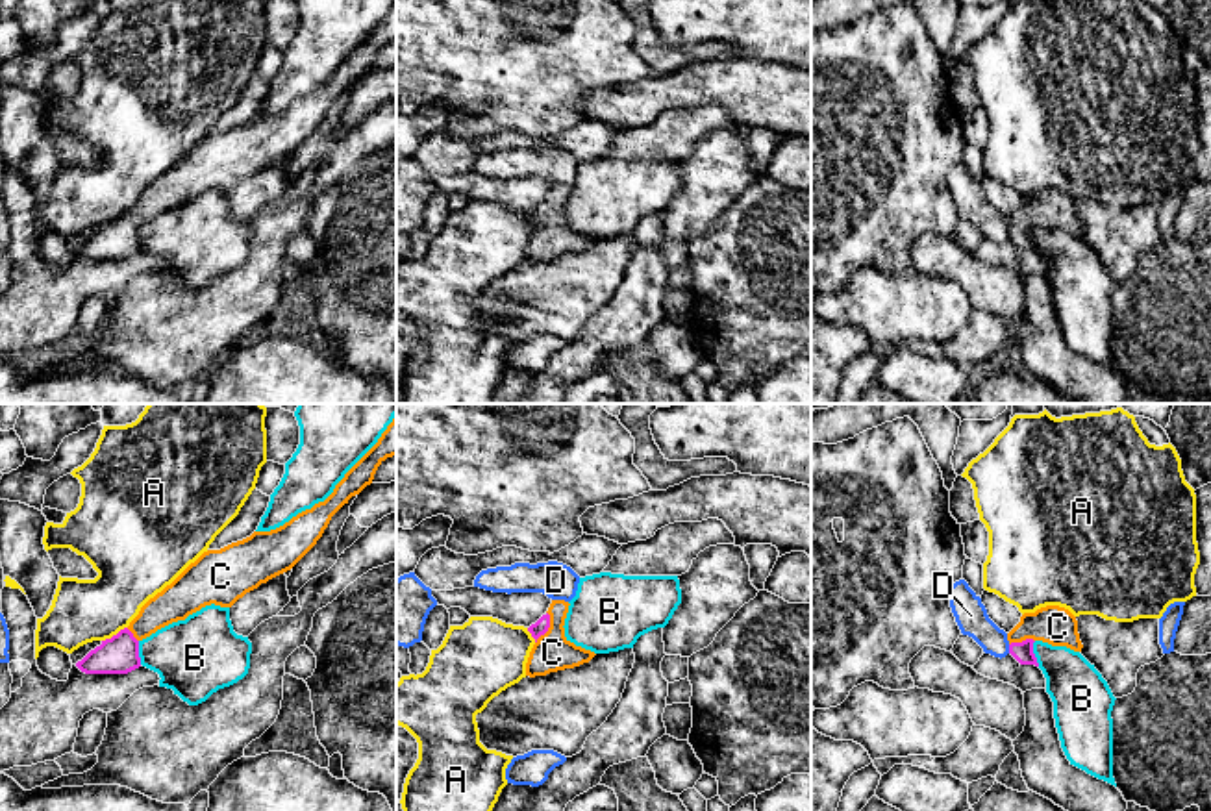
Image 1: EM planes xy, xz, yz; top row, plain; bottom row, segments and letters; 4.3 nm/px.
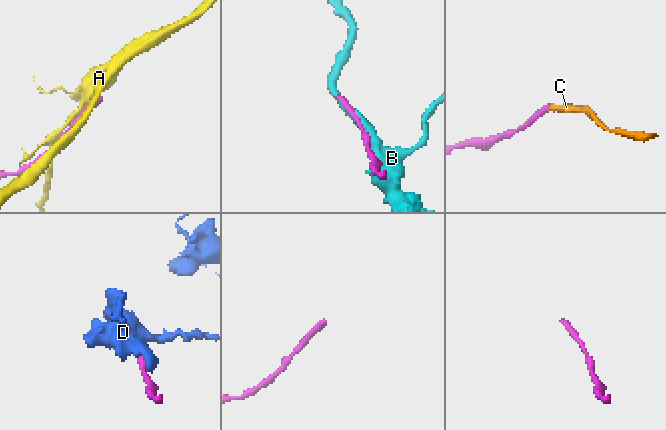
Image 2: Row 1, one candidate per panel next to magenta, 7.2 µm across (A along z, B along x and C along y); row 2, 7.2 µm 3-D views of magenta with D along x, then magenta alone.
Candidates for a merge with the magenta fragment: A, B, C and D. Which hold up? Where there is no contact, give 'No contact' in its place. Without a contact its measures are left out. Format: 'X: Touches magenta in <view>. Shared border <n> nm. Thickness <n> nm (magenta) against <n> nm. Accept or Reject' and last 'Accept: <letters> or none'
A: Touches magenta in xy. Shared border 130 nm. Thickness 160 nm (magenta) against 280 nm. Reject
B: Touches magenta in yz. Shared border 110 nm. Thickness 90 nm (magenta) against 240 nm. Reject
C: Touches magenta in xz. Shared border 150 nm. Thickness 70 nm (magenta) against 170 nm. Accept
D: Touches magenta in yz. Shared border 40 nm. Thickness 90 nm (magenta) against 140 nm. Reject
Accept: C

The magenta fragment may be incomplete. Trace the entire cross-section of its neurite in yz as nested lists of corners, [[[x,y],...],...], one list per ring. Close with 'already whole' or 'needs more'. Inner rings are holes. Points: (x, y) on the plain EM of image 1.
[[[1046,191],[1035,198],[1024,198],[1020,207],[1007,218],[1009,239],[1020,250],[1035,250],[1033,228],[1042,226],[1052,231],[1067,231],[1074,237],[1081,237],[1083,230],[1078,218],[1076,202],[1059,191]]] | needs more

